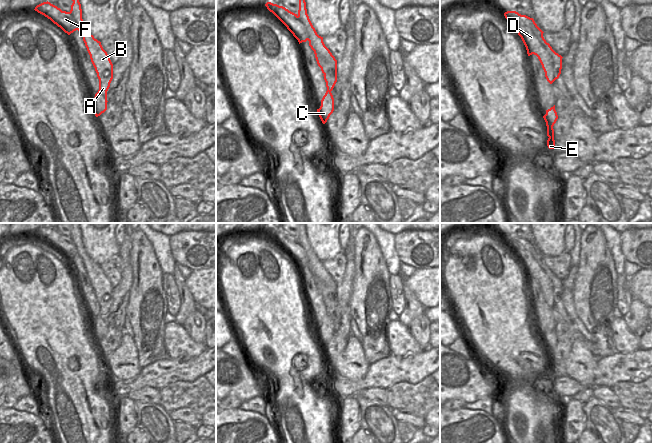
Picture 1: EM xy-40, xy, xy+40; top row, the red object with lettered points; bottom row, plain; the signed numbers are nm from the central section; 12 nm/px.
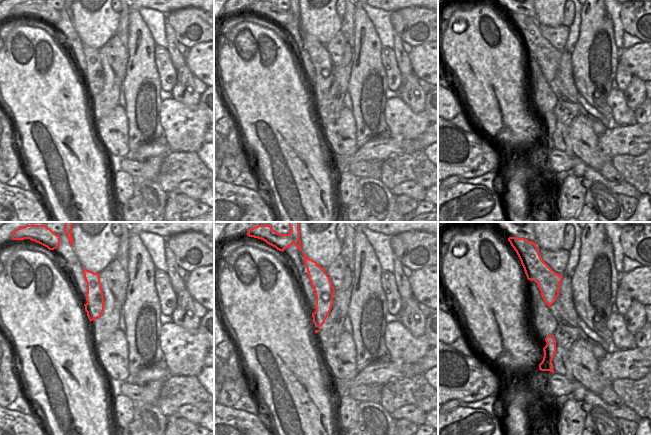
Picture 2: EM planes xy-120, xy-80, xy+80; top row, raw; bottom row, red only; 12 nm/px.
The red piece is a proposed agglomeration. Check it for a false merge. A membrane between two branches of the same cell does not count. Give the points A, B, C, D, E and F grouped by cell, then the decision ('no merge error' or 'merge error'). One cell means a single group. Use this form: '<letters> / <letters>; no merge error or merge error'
A B C E / D F; merge error

